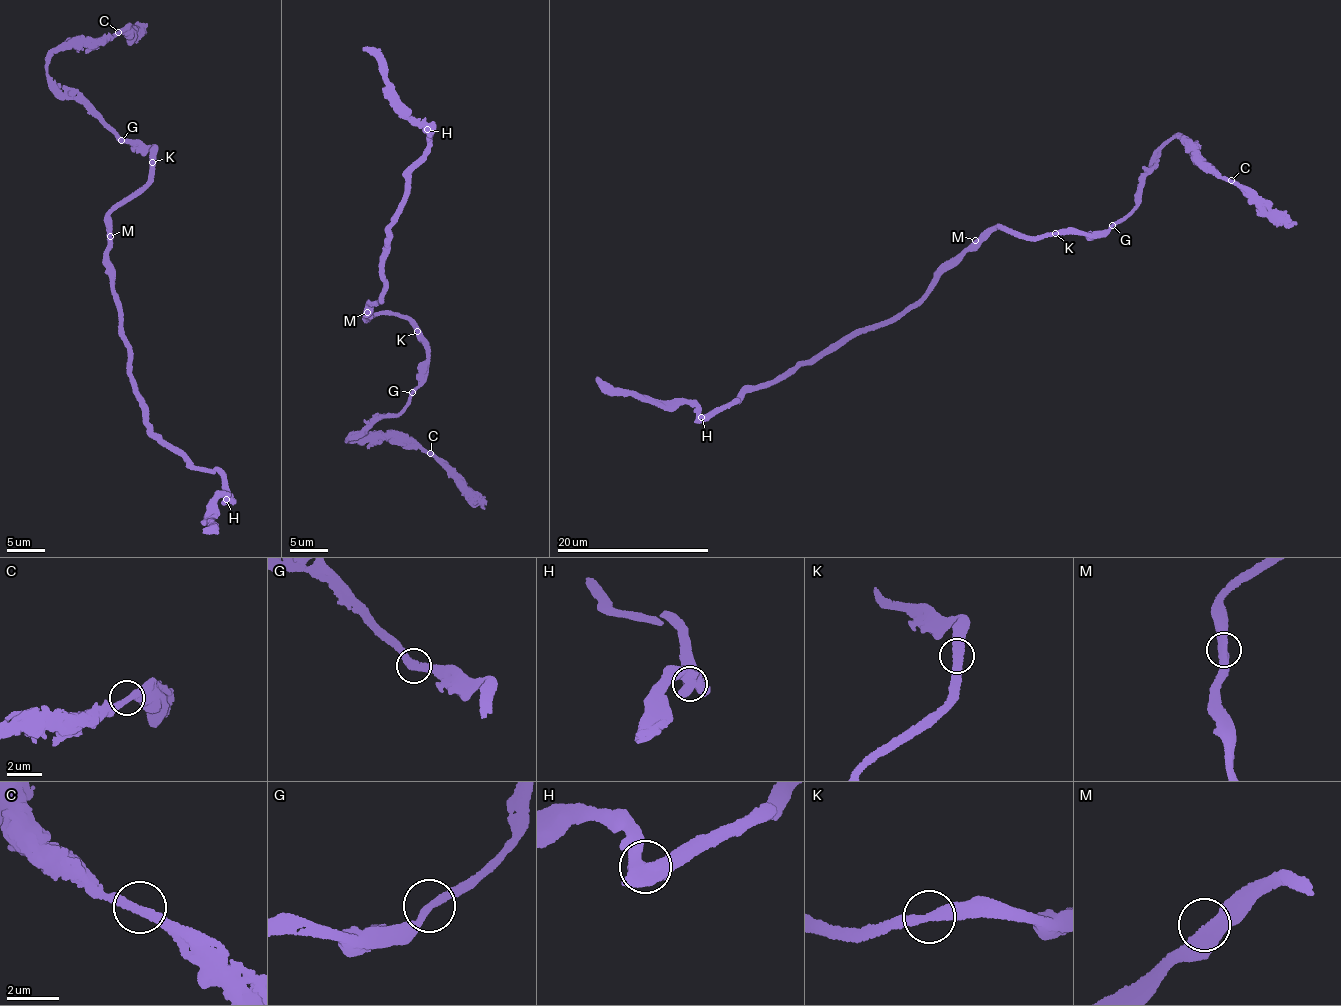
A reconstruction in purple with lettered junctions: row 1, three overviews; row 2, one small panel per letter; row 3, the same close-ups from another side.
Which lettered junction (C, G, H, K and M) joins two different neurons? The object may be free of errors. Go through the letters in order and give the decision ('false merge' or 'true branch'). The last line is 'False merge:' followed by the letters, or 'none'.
C: true branch
G: true branch
H: true branch
K: true branch
M: true branch
False merge: none

